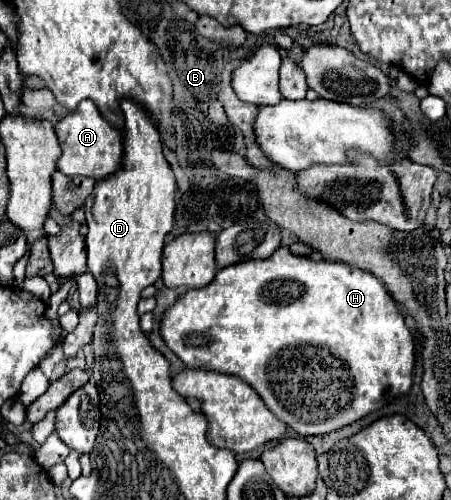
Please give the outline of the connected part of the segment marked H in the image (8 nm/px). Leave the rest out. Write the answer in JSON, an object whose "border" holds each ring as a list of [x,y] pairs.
{"border":[[[279,248],[273,256],[265,260],[247,260],[233,266],[227,266],[217,272],[215,280],[207,284],[207,288],[187,290],[163,316],[161,322],[161,336],[167,346],[183,360],[187,368],[195,370],[213,370],[229,376],[237,376],[245,380],[267,404],[267,408],[289,428],[293,428],[299,436],[321,436],[335,432],[343,426],[361,420],[369,412],[381,408],[381,404],[393,396],[399,398],[411,390],[413,384],[413,368],[415,368],[415,336],[405,324],[405,316],[399,312],[395,300],[385,290],[385,284],[369,272],[363,272],[355,266],[331,260],[311,260],[309,256],[295,256],[289,248]]]}

